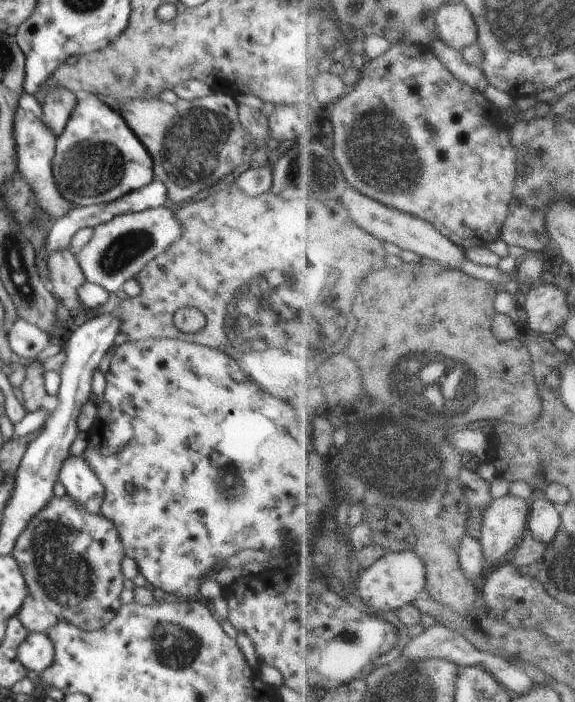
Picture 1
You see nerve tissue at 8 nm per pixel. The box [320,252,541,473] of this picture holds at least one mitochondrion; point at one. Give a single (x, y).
(431, 364)

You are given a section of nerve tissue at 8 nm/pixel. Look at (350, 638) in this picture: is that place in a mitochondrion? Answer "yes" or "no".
yes

